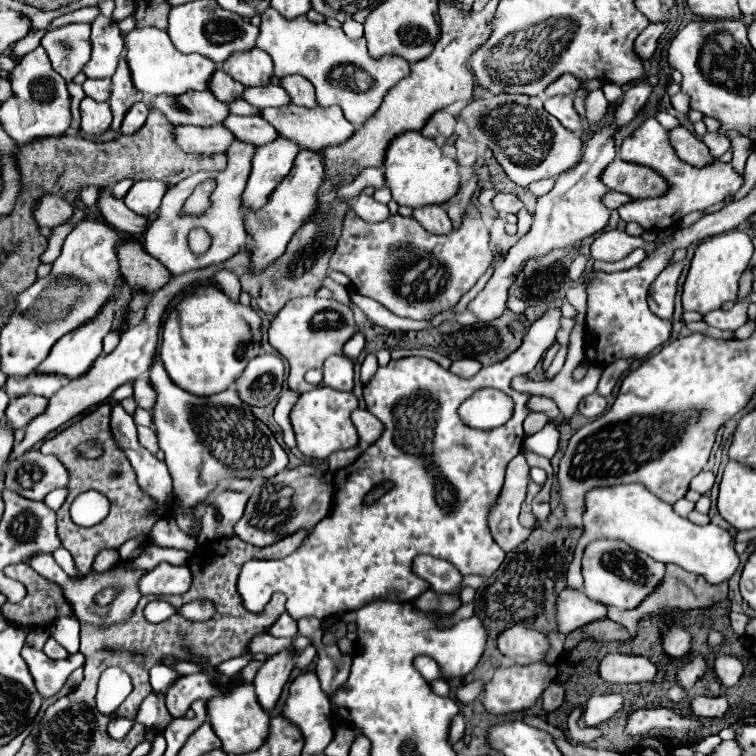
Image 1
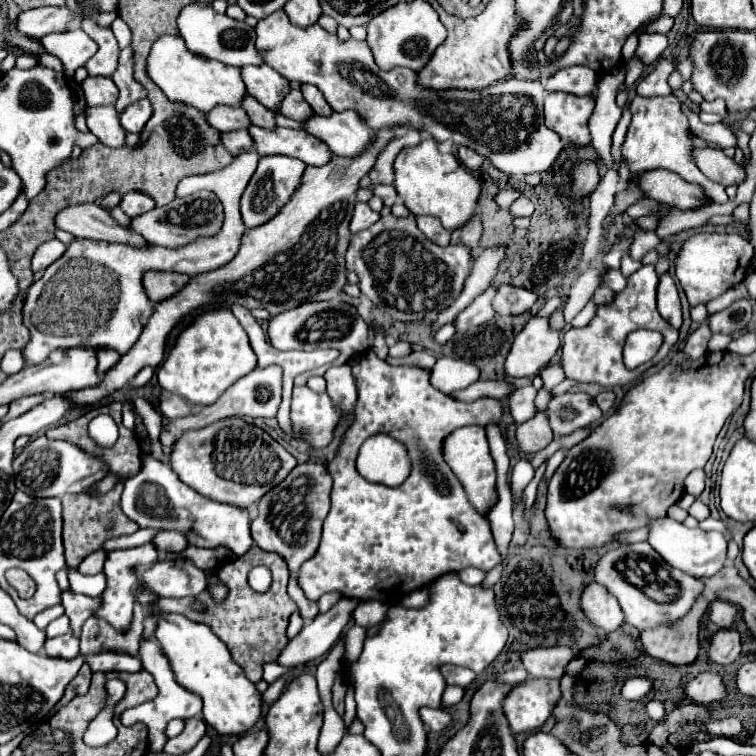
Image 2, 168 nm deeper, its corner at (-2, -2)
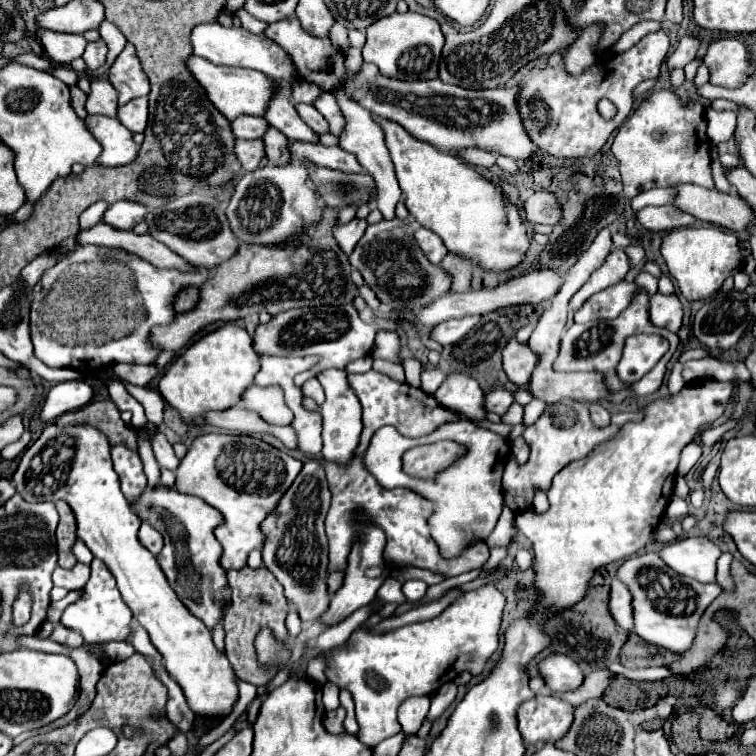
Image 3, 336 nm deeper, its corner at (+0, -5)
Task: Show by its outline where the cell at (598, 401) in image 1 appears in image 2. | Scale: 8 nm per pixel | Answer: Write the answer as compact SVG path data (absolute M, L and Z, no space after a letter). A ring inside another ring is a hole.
M587 393L557 395L549 401L545 413L555 435L569 435L581 427L597 423L603 415L595 399Z

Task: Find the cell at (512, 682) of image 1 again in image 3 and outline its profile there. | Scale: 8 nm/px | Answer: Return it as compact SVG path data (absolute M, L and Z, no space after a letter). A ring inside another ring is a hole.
M537 694L517 710L517 724L527 744L555 742L573 722L573 706L557 694Z

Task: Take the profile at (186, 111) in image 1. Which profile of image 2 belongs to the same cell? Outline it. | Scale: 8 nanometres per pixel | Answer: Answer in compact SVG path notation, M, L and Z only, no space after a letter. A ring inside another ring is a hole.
M217 107L211 113L207 113L207 121L211 127L215 127L221 133L235 129L249 129L253 125L245 109L241 107Z

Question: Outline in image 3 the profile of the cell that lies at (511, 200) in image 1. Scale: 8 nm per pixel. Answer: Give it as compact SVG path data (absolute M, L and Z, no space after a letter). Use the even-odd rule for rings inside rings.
M535 192L525 204L525 218L535 224L549 224L555 226L561 218L559 202L549 192Z

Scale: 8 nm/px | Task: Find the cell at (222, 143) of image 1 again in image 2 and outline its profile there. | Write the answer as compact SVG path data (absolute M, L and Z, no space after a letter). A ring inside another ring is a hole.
M247 129L221 133L221 141L223 141L223 145L227 147L227 151L229 151L233 157L245 153L247 149L253 149L253 139L249 137L249 131L247 131Z

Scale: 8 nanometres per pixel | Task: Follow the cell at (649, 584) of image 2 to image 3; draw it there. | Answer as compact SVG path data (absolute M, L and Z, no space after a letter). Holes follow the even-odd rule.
M645 552L627 558L619 566L617 578L629 588L633 598L633 632L645 642L667 648L671 652L683 652L687 650L687 646L691 646L699 616L721 592L721 586L717 582L699 584L697 580L671 572L671 568L659 558L657 552Z

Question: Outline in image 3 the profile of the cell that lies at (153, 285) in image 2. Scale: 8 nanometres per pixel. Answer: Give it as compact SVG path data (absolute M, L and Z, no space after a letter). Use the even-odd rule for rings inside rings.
M187 286L181 288L173 300L173 308L175 312L187 312L195 306L195 300L199 298L199 288L197 286Z

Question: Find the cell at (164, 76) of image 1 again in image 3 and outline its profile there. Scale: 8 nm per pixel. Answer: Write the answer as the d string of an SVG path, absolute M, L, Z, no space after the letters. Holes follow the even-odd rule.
M189 56L185 60L185 66L189 74L195 78L195 82L205 90L209 102L227 118L235 120L241 114L251 114L251 116L263 116L271 94L273 86L271 80L257 70L247 70L247 68L229 68L229 66L215 66L209 60L203 60L199 56Z

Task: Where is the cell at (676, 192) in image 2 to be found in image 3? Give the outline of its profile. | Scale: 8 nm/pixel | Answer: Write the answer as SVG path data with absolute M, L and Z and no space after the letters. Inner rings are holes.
M677 184L673 206L695 216L701 222L729 228L733 232L745 230L755 216L745 200L737 194L723 194L719 190L701 188L695 184Z

